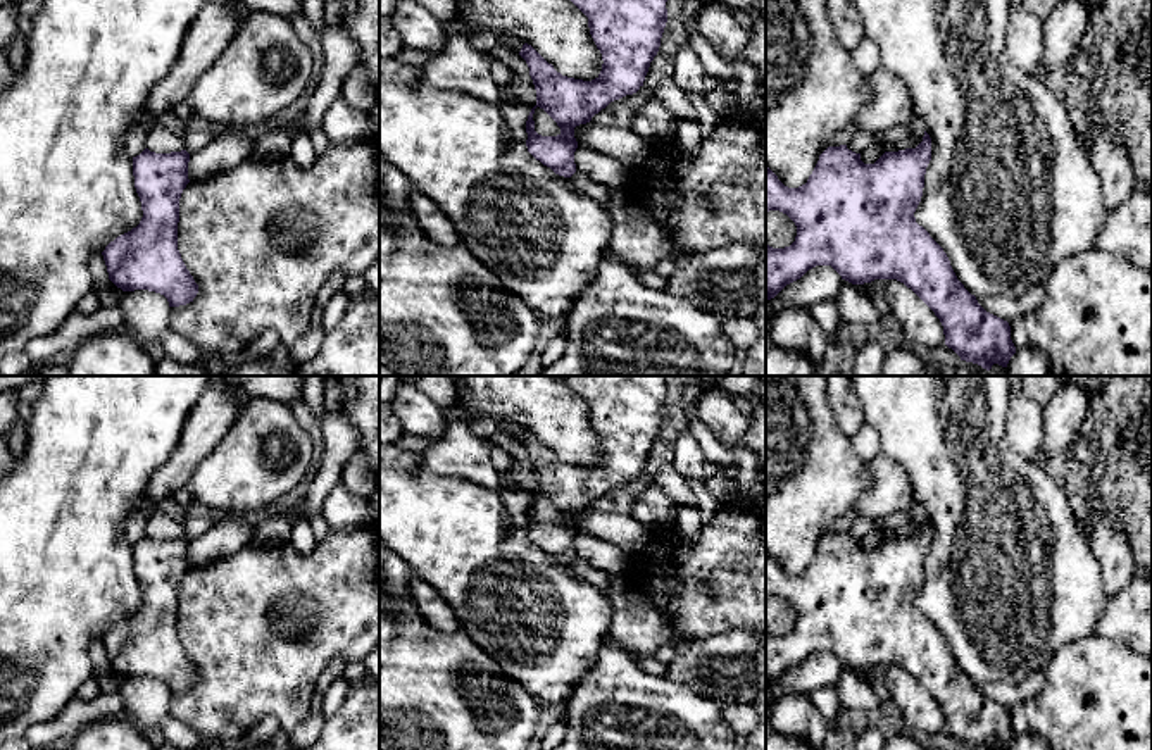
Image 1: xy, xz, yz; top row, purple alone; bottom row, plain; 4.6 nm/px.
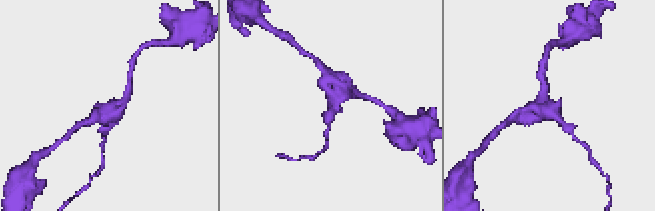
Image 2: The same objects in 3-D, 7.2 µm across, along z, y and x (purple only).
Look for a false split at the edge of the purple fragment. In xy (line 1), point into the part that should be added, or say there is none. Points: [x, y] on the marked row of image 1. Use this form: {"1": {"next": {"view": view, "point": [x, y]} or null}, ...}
{"1": {"next": null}}

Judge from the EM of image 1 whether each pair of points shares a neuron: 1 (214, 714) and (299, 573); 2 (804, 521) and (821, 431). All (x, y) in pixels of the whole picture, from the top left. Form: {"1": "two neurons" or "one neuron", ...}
{"1": "one neuron", "2": "one neuron"}

